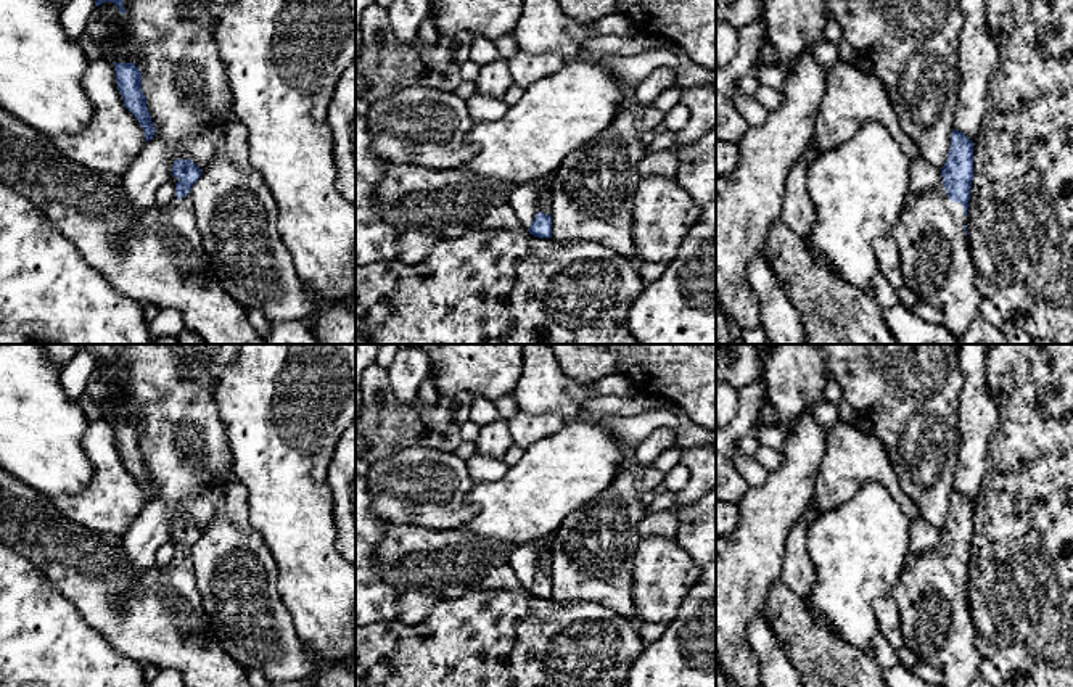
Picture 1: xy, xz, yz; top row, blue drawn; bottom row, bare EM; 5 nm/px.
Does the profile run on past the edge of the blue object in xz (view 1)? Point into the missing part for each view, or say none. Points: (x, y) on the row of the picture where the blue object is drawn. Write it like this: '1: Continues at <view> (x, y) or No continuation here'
1: Continues at xz (544, 206)

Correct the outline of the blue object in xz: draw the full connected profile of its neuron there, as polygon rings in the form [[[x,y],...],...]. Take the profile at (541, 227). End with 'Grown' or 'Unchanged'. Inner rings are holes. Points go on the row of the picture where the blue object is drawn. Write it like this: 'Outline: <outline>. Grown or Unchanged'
Outline: [[[545,190],[541,196],[541,203],[536,212],[534,220],[528,230],[531,235],[537,238],[552,238],[552,203],[550,203],[550,190]]]. Grown

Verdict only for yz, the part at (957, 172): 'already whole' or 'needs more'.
needs more

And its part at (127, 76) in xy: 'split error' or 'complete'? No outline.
complete

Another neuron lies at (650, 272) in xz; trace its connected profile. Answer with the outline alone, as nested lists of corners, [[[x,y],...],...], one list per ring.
[[[639,262],[639,274],[645,285],[656,282],[666,270],[666,264]]]

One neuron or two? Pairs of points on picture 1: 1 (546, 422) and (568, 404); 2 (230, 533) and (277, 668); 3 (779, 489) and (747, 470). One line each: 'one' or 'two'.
1: two
2: one
3: two

